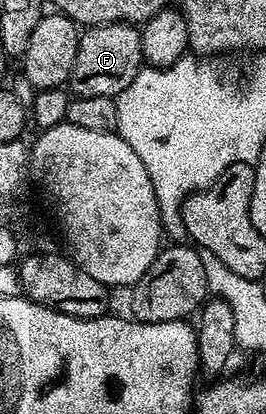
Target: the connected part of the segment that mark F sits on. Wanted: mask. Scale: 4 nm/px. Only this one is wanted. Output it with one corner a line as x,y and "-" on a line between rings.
104,23
100,27
89,28
78,41
76,65
72,65
72,73
68,80
69,90
80,99
114,99
124,89
128,89
128,85
132,85
132,81
144,67
141,36
141,30
128,23

